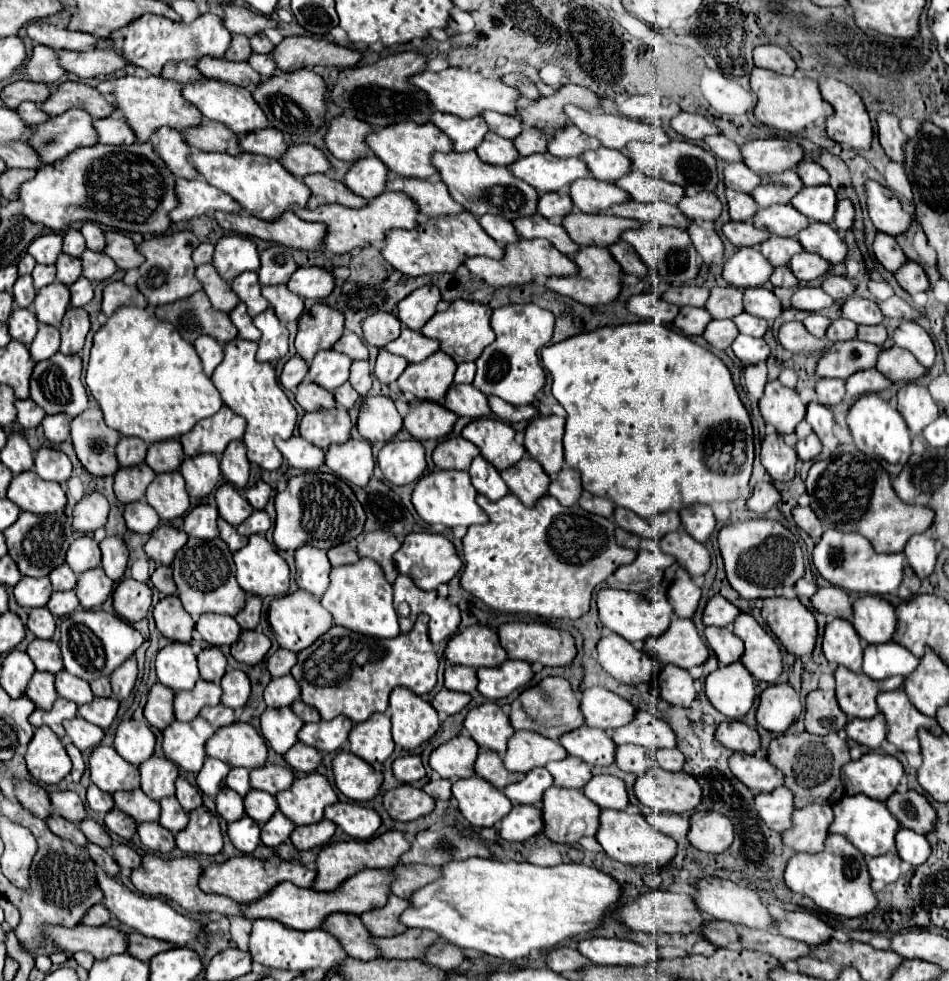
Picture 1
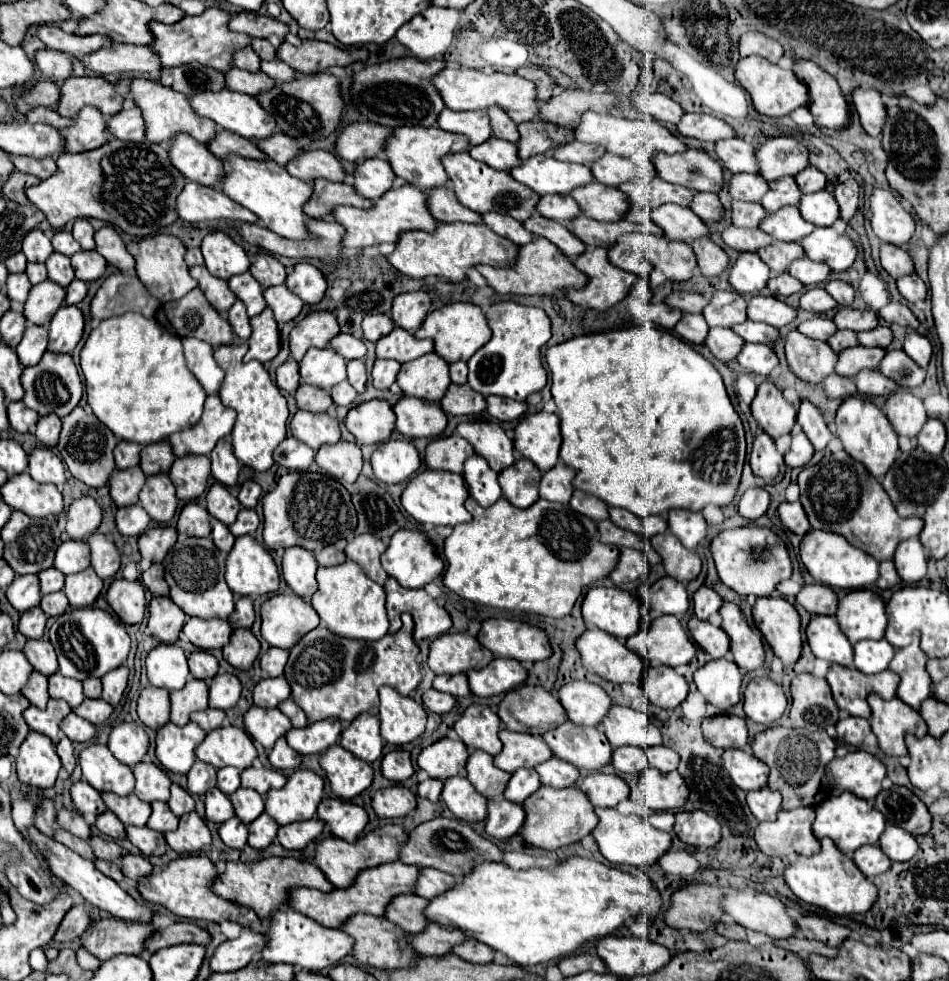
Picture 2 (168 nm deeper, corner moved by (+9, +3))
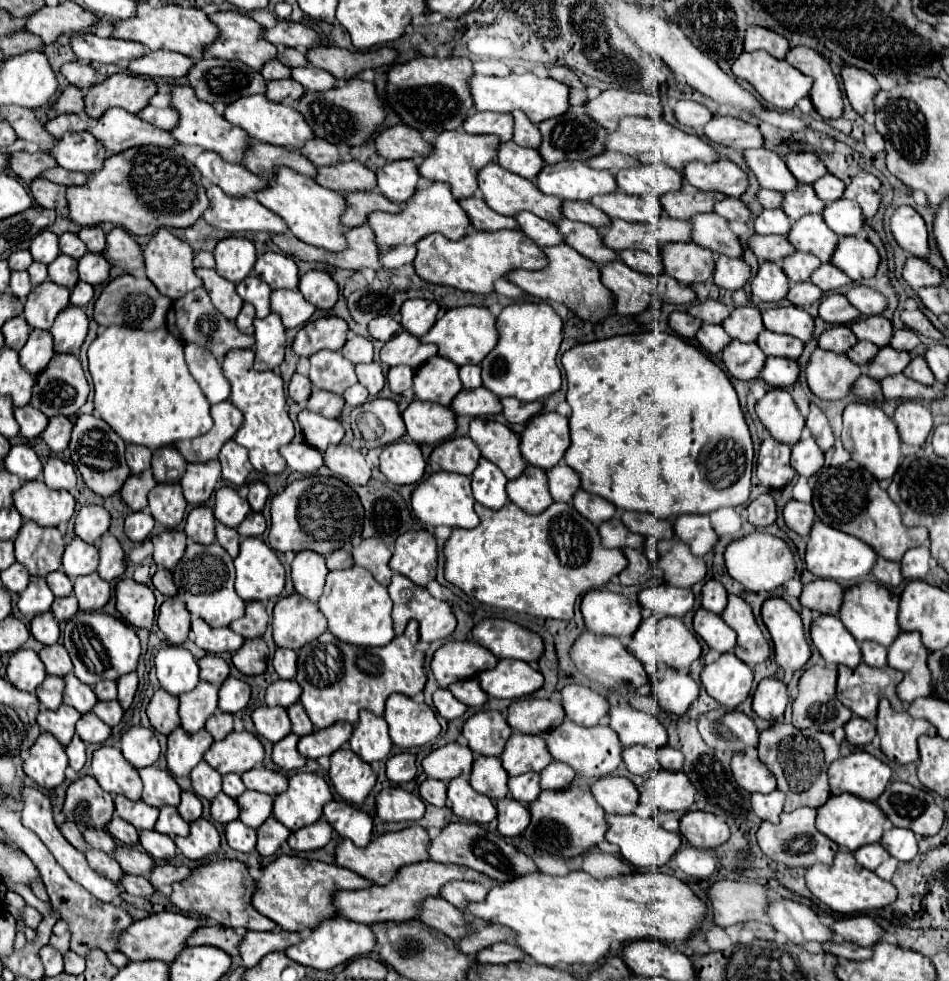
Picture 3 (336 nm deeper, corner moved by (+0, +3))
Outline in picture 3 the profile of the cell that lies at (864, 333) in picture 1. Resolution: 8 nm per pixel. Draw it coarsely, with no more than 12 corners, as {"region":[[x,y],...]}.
{"region":[[900,329],[892,337],[890,347],[912,351],[920,339],[910,329]]}

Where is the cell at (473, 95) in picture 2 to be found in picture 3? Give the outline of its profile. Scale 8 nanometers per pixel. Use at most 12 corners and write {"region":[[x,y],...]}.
{"region":[[534,73],[474,75],[478,111],[564,115],[570,89]]}

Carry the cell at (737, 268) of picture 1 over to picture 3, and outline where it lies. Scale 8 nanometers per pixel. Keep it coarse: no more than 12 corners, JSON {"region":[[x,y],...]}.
{"region":[[762,263],[752,295],[764,303],[786,299],[790,281],[776,263]]}

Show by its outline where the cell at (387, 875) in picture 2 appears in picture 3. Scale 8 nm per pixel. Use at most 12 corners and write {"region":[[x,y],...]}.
{"region":[[420,861],[388,885],[338,891],[340,917],[410,921],[450,881],[484,881],[470,867]]}

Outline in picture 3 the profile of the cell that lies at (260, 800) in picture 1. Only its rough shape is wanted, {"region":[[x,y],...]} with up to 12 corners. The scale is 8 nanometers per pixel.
{"region":[[260,791],[238,797],[240,821],[260,827],[272,815],[272,797]]}

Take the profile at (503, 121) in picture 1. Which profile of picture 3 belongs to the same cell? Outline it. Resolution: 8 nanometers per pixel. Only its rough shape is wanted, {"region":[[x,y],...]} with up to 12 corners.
{"region":[[514,111],[514,141],[538,149],[538,127],[526,113]]}

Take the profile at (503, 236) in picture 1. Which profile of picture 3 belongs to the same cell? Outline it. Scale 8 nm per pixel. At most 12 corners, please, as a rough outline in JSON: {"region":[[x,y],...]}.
{"region":[[520,213],[520,229],[540,247],[560,245],[554,223],[534,213]]}

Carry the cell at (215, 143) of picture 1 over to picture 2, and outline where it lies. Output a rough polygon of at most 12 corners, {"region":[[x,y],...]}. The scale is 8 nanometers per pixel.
{"region":[[217,129],[207,147],[219,159],[229,153],[265,159],[253,141]]}

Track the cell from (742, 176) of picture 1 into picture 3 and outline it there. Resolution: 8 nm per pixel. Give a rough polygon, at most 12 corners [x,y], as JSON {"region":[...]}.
{"region":[[760,189],[758,201],[764,209],[782,207],[784,193]]}

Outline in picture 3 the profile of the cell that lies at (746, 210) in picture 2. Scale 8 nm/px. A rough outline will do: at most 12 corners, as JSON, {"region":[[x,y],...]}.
{"region":[[764,209],[754,219],[760,235],[786,235],[790,219],[782,209]]}

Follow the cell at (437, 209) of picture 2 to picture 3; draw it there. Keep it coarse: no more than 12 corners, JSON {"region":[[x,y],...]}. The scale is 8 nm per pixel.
{"region":[[478,197],[462,199],[478,231],[520,229],[514,217],[496,213]]}

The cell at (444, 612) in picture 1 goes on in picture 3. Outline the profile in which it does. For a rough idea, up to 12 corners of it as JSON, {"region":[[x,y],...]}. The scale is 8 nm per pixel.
{"region":[[394,573],[394,633],[410,619],[420,641],[446,639],[456,629],[450,605]]}

